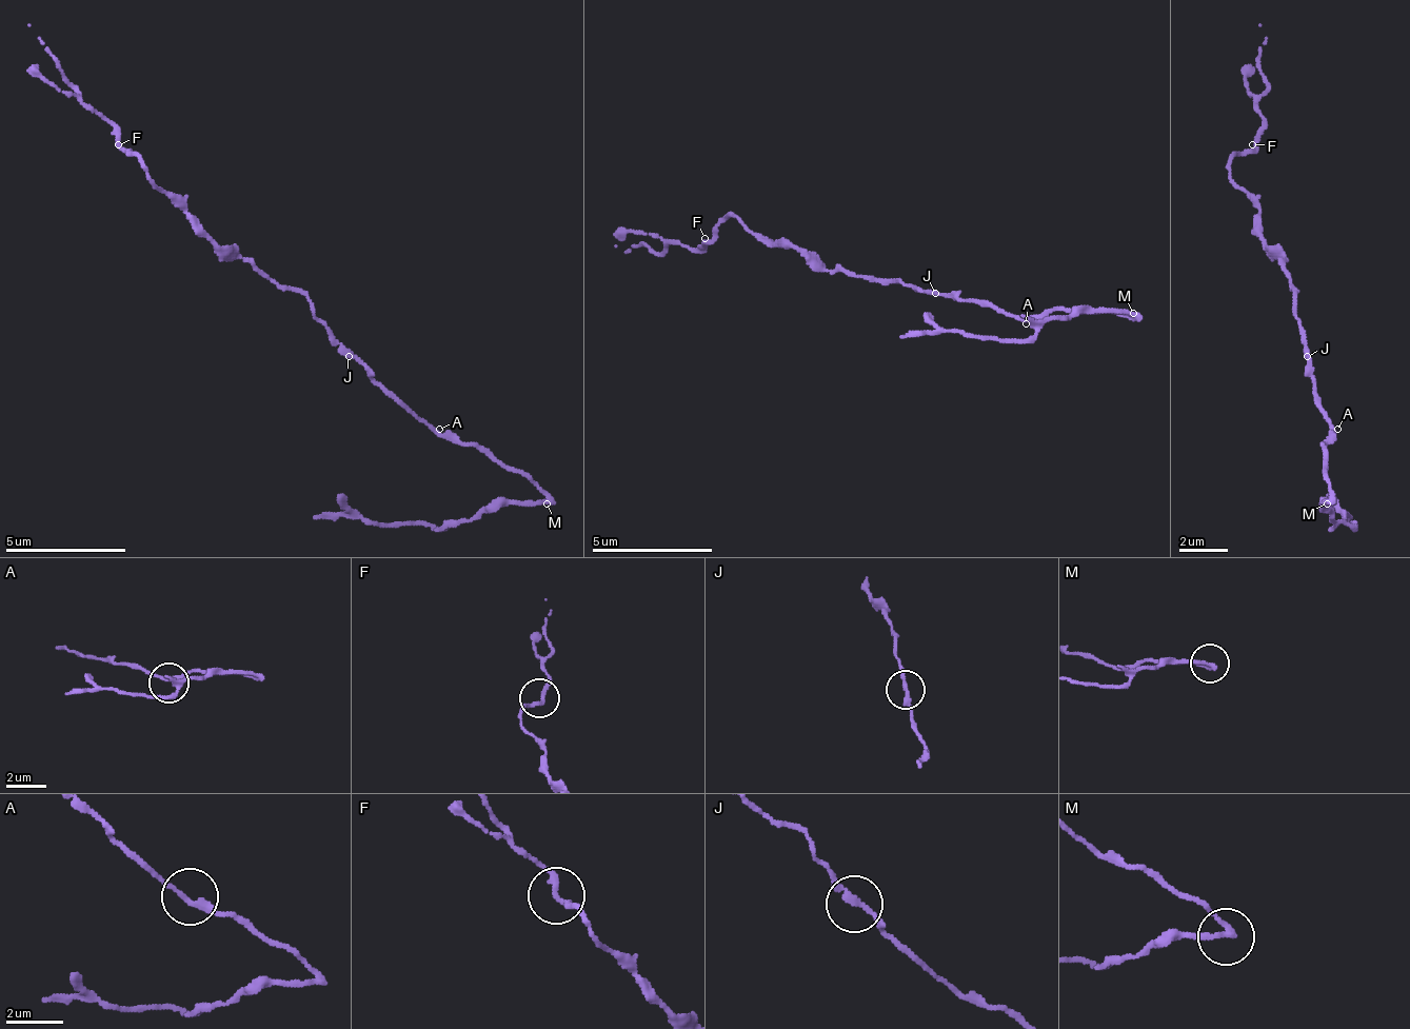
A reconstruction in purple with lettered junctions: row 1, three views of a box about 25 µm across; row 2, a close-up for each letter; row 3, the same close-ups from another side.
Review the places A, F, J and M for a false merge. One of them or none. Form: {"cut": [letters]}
{"cut": ["M"]}

